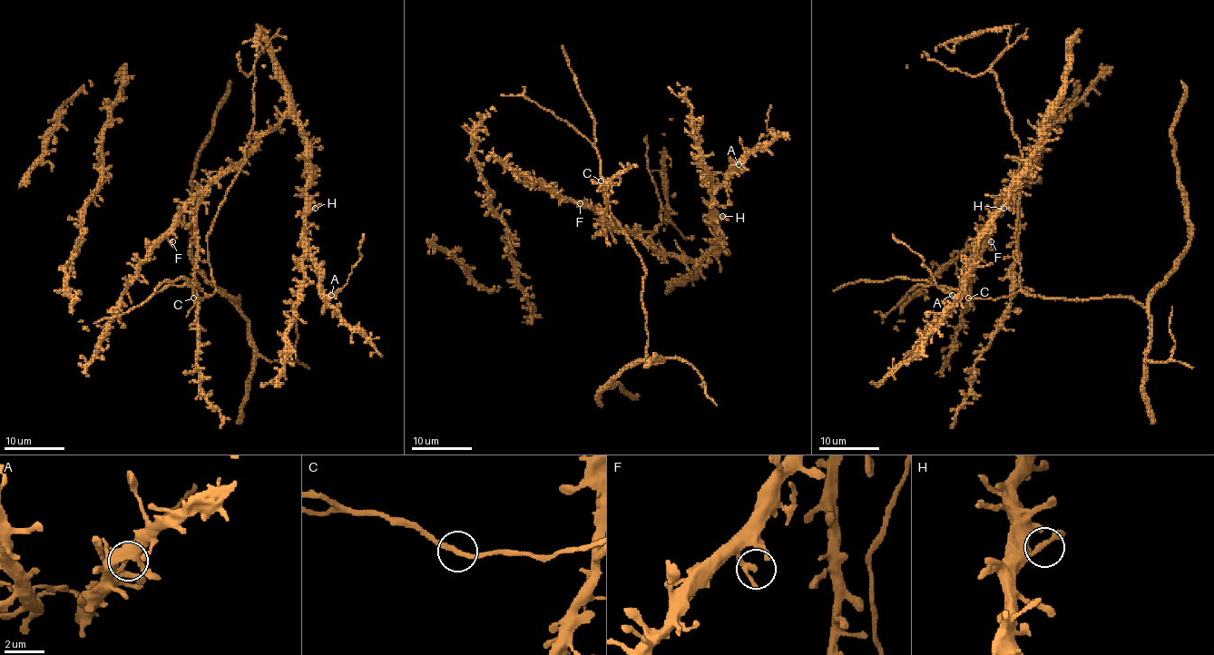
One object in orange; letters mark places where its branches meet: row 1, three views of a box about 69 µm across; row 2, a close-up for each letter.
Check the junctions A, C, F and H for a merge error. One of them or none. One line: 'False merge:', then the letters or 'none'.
False merge: A

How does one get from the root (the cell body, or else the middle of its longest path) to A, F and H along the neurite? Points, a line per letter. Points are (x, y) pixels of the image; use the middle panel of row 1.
A: (602, 180), (618, 232), (648, 231), (659, 250), (699, 259), (713, 248), (713, 194), (739, 164)
F: (602, 180), (611, 214), (622, 232), (611, 228), (604, 231), (607, 220), (587, 205), (580, 203)
H: (602, 180), (622, 232), (615, 229), (648, 231), (661, 252), (699, 259), (713, 248), (713, 223), (722, 216)

